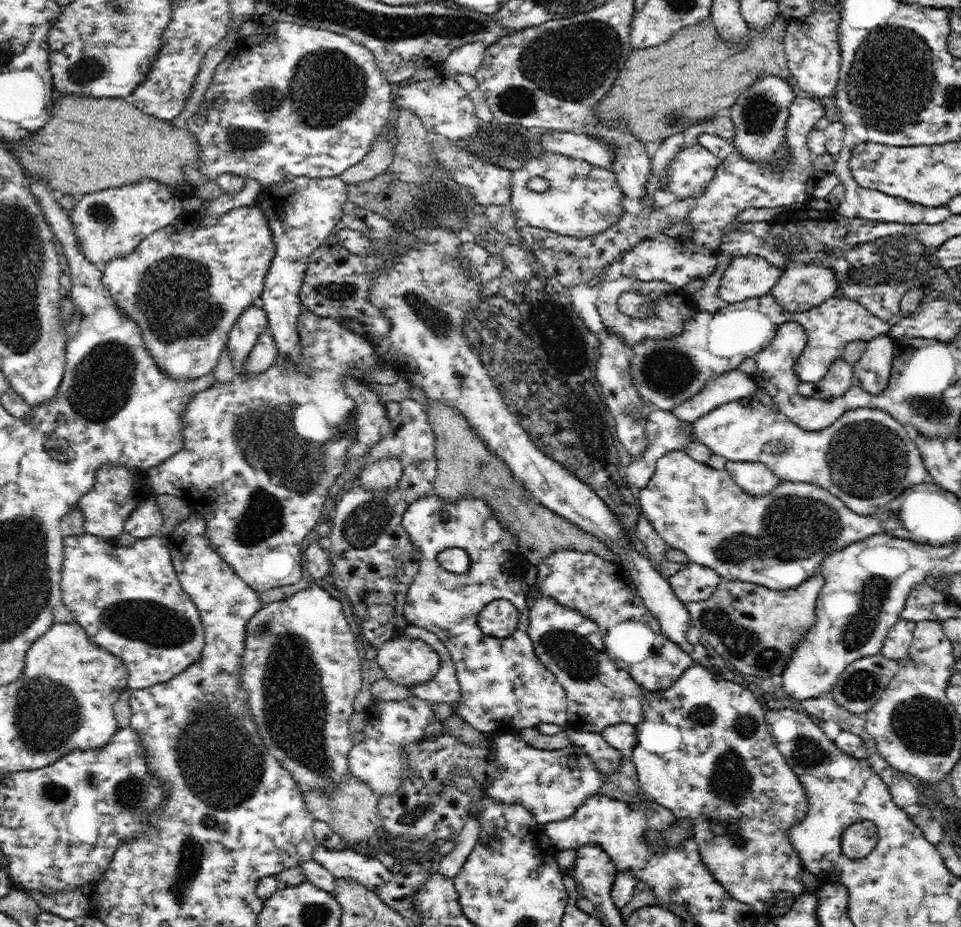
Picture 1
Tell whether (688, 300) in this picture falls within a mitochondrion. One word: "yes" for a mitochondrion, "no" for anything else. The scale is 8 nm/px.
no

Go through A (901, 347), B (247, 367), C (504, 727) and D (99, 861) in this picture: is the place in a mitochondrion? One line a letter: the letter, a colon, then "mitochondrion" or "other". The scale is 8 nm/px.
A: other
B: other
C: other
D: other

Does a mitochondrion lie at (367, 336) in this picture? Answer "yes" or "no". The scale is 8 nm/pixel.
no

